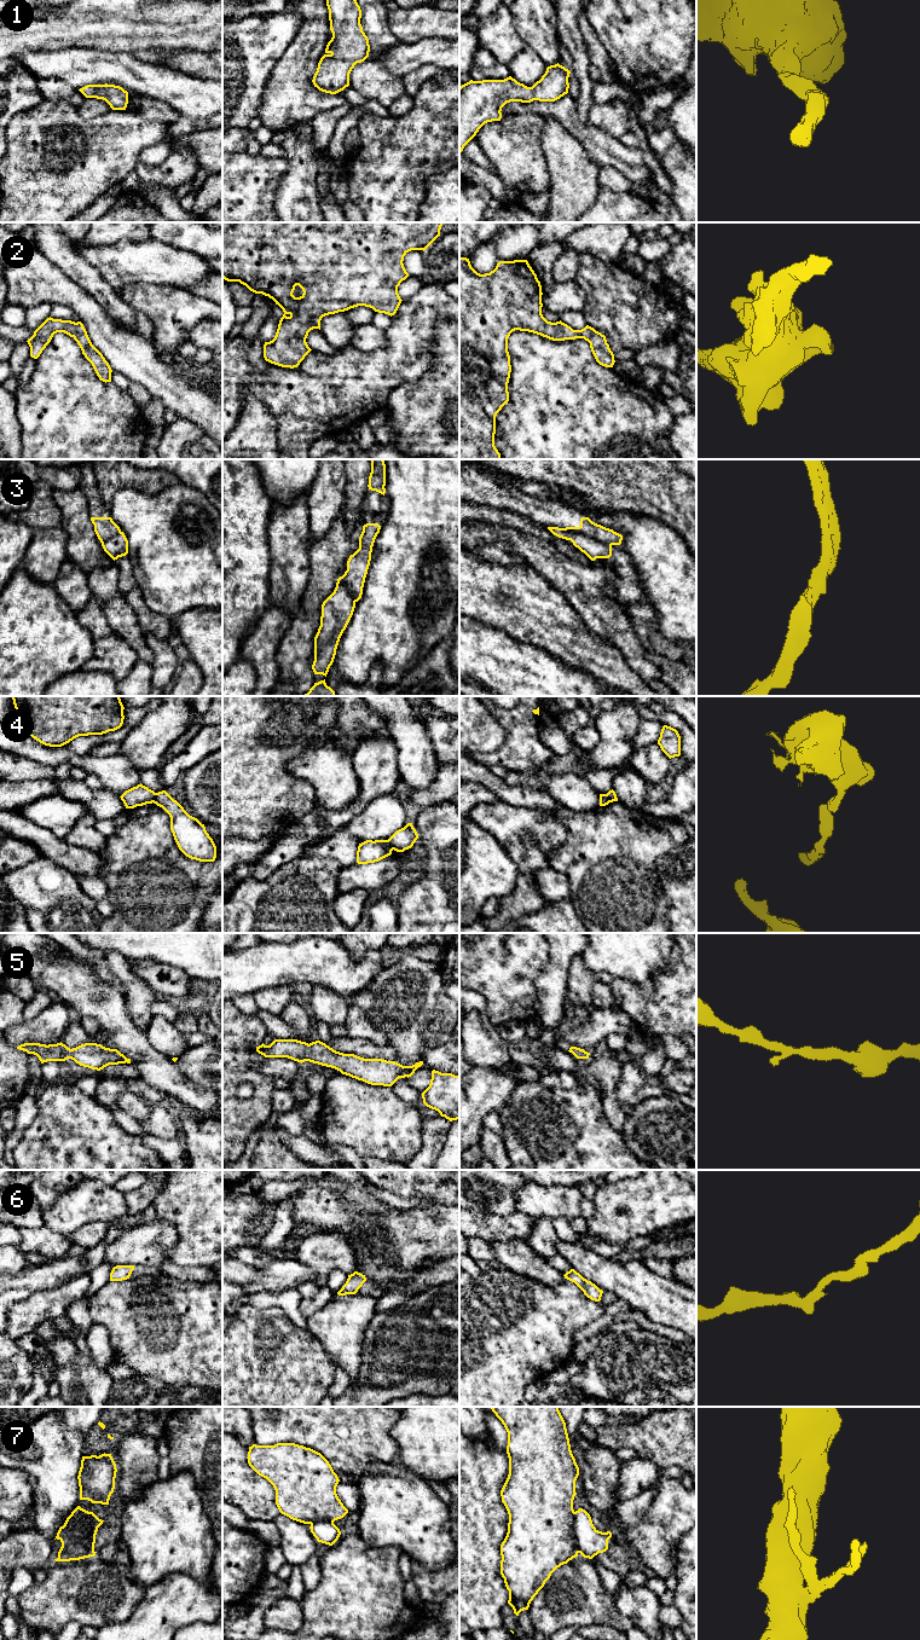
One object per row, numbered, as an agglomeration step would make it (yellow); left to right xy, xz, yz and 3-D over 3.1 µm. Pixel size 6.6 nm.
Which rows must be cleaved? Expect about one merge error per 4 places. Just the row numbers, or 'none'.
3, 4, 7

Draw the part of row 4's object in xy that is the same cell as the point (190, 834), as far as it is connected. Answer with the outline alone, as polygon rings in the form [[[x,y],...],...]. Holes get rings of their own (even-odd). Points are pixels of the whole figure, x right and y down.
[[[166,790],[156,793],[154,804],[169,815],[174,840],[186,857],[199,862],[215,860],[216,846],[204,824],[190,816]]]

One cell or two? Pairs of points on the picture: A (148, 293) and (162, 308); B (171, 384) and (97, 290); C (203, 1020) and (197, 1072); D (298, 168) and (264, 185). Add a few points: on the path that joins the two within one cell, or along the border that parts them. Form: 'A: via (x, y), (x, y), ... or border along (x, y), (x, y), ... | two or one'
A: via (151, 296), (160, 305) | one
B: border along (106, 312), (119, 324), (134, 332) | two
C: via (209, 1033), (209, 1059) | one
D: border along (285, 158), (287, 171), (279, 180), (273, 204) | two

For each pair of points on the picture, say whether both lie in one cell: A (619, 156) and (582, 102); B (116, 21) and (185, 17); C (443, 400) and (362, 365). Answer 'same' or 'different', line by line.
A: different
B: same
C: different

